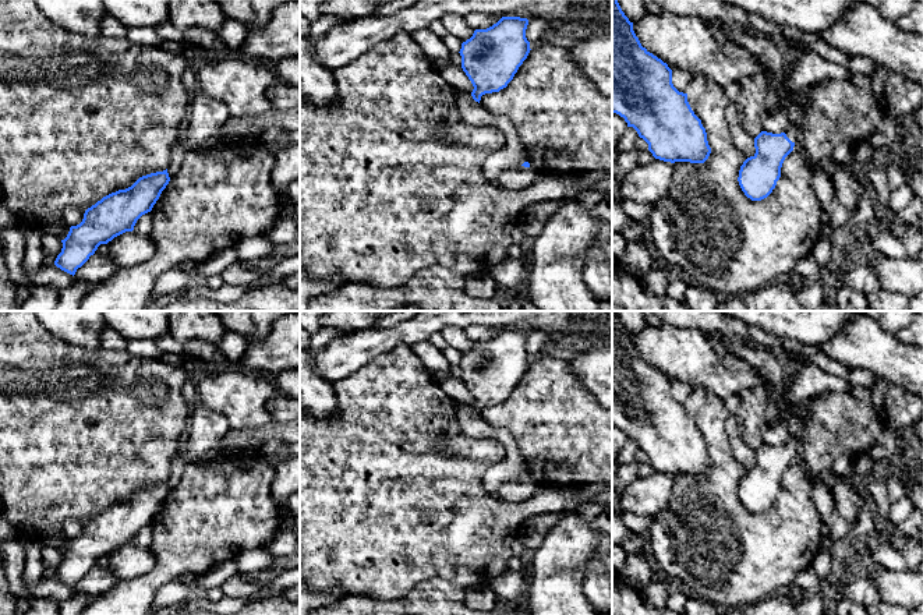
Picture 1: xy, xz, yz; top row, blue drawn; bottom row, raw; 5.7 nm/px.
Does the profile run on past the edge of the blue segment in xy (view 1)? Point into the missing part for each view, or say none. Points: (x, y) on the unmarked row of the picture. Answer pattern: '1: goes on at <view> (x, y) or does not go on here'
1: does not go on here

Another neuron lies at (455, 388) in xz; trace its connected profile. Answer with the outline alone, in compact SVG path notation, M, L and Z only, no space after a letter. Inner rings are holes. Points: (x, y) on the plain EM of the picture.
M449 377L441 386L456 403L466 406L473 404L474 399L462 379Z

